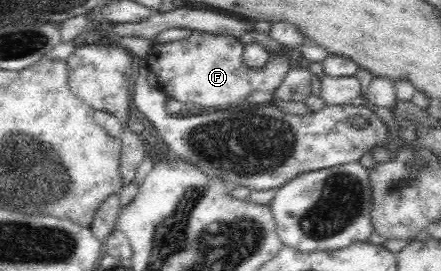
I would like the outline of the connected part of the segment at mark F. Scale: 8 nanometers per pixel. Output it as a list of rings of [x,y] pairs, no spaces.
[[[193,31],[187,39],[154,43],[145,59],[167,98],[199,108],[238,108],[245,105],[248,95],[258,90],[275,93],[287,72],[293,68],[295,59],[290,52],[273,52],[261,68],[248,67],[242,60],[243,47],[244,44],[233,36]]]

